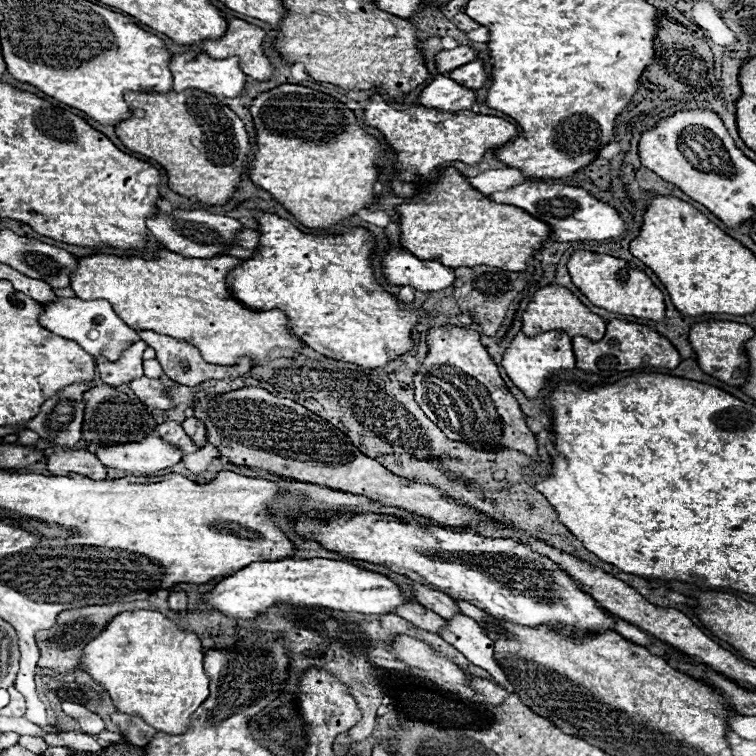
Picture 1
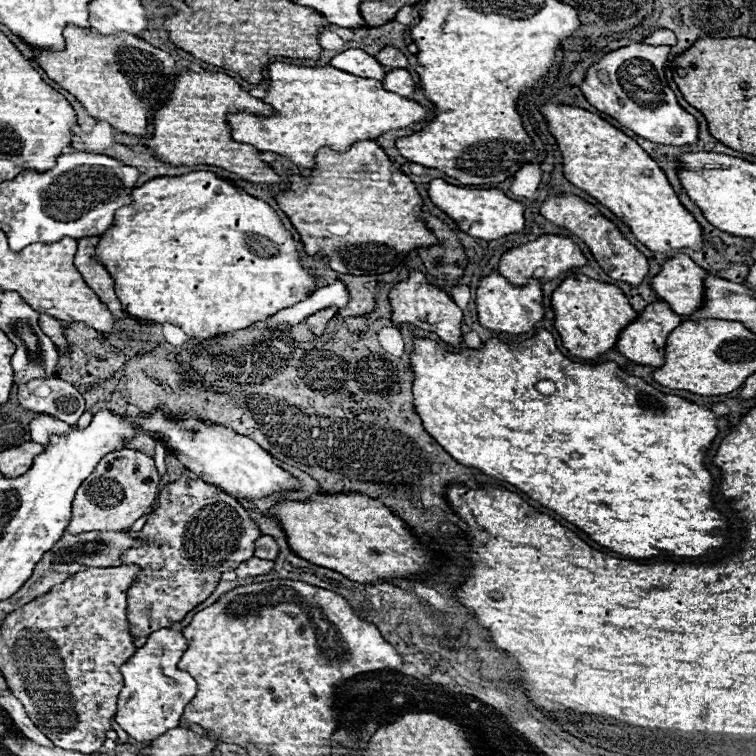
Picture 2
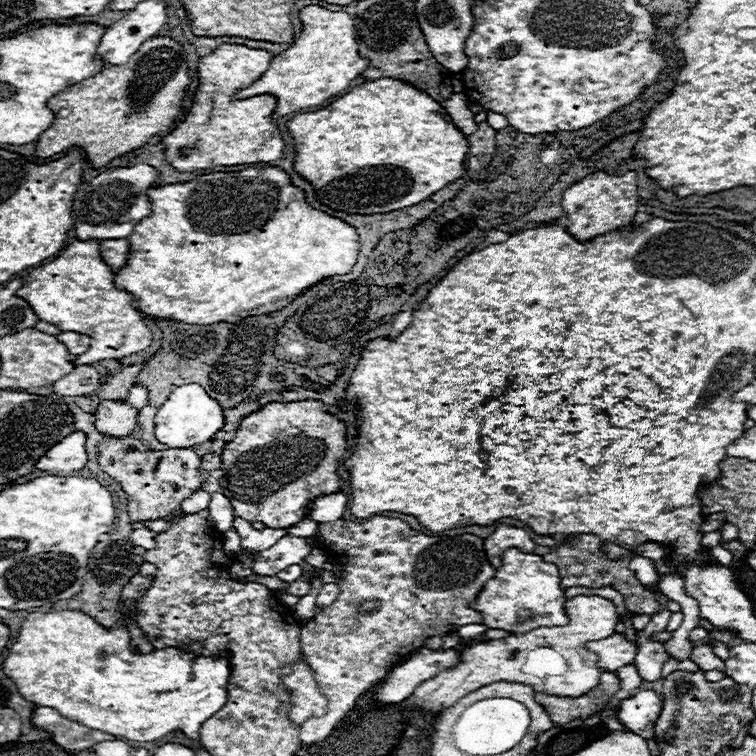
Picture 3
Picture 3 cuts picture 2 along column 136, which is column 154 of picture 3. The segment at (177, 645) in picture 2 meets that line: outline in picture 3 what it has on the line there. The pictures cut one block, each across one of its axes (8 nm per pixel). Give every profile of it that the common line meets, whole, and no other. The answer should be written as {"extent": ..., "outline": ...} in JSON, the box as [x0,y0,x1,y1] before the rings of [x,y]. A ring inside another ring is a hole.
{"extent":[2,610,230,742],"outline":[[[58,610],[32,612],[24,618],[2,670],[28,702],[54,708],[60,716],[92,730],[118,736],[126,742],[154,742],[176,730],[198,740],[204,720],[214,716],[226,704],[230,656],[196,656],[174,646],[140,654],[130,646],[130,632],[126,628],[104,628],[84,612]]]}

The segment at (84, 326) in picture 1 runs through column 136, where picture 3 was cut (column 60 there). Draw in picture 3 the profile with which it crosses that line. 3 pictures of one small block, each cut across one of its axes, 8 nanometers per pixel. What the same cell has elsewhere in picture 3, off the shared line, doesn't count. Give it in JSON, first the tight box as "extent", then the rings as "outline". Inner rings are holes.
{"extent":[58,332,90,356],"outline":[[[62,332],[62,334],[58,334],[58,338],[60,338],[60,342],[66,344],[68,352],[74,354],[74,356],[80,356],[90,348],[90,338],[88,336],[80,336],[76,332]]]}

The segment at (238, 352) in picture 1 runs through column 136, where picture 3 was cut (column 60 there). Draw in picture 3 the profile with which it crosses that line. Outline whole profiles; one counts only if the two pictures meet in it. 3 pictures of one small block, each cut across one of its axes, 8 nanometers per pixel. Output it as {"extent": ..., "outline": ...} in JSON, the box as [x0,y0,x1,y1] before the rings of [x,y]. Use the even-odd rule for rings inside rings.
{"extent":[16,240,152,366],"outline":[[[74,240],[72,244],[68,244],[64,248],[64,252],[54,262],[32,270],[24,278],[24,284],[16,292],[16,296],[24,298],[30,304],[30,308],[36,312],[36,316],[40,320],[54,324],[62,332],[78,332],[78,334],[90,336],[90,340],[92,340],[90,350],[77,356],[76,360],[72,362],[74,366],[94,364],[94,362],[106,360],[106,358],[110,358],[110,360],[124,358],[124,356],[130,356],[130,354],[138,354],[138,352],[146,350],[152,344],[152,332],[142,322],[144,320],[144,314],[140,310],[132,308],[130,294],[128,292],[118,290],[114,286],[114,270],[102,260],[102,256],[100,256],[100,244],[96,240],[88,240],[88,242]]]}

